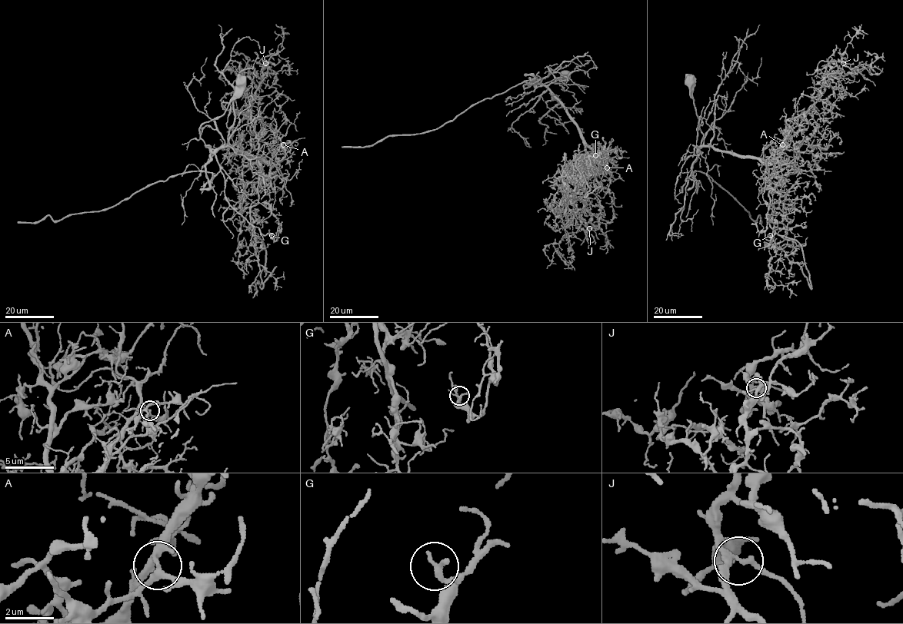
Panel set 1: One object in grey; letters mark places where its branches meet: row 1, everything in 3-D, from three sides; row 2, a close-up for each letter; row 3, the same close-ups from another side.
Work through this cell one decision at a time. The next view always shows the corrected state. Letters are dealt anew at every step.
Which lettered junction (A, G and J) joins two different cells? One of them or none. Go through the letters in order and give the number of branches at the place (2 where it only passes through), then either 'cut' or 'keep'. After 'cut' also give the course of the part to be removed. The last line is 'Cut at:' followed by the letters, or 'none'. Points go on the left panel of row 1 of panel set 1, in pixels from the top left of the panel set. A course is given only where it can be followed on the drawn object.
A: 3 branches meet; cut; foreign part runs (283, 144), (268, 160), (223, 147), (212, 177), (187, 171), (111, 207), (18, 221)
G: 3 branches meet; keep
J: 3 branches meet; keep
Cut at: A

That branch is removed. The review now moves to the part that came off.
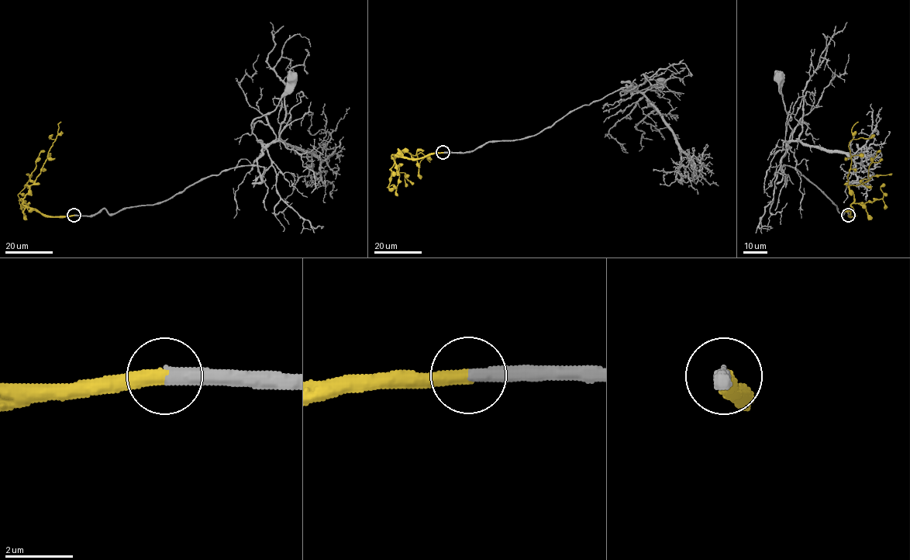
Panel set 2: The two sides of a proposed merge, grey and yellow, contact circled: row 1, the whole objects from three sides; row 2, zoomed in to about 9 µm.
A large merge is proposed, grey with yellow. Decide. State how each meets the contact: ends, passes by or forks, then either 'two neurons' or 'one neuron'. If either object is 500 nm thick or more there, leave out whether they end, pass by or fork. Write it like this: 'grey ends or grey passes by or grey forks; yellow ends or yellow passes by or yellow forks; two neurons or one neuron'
grey ends; yellow ends; one neuron

